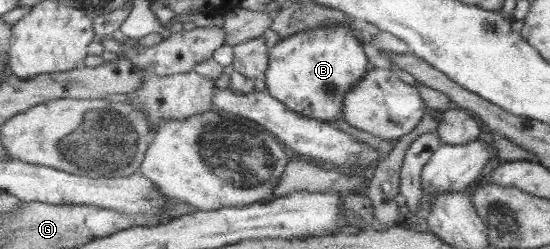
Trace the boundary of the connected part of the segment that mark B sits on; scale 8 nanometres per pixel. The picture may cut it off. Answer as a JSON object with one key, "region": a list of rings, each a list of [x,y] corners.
{"region":[[[346,25],[323,27],[282,38],[271,49],[270,68],[266,74],[268,91],[278,100],[285,102],[286,106],[292,110],[310,118],[334,124],[335,120],[345,116],[345,100],[348,93],[369,73],[372,67],[370,55],[370,49],[362,44],[362,39],[358,39],[358,35],[352,31],[352,27],[346,27]]]}

